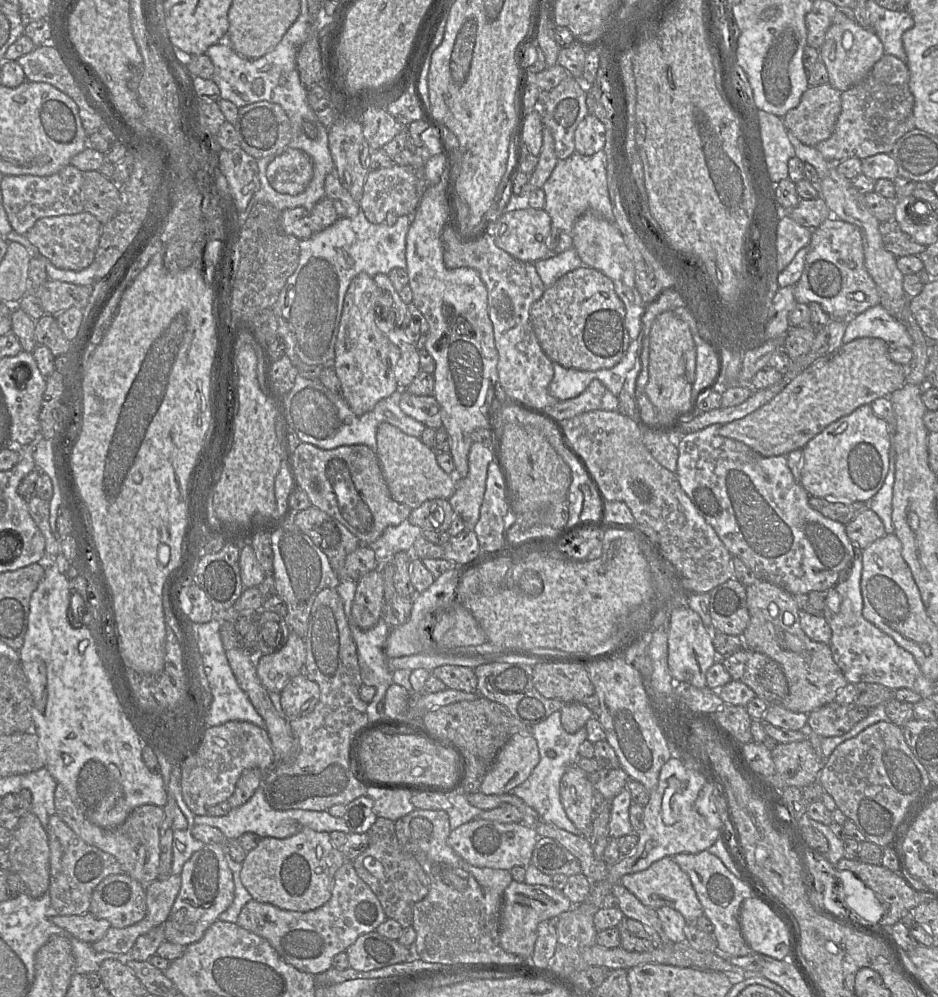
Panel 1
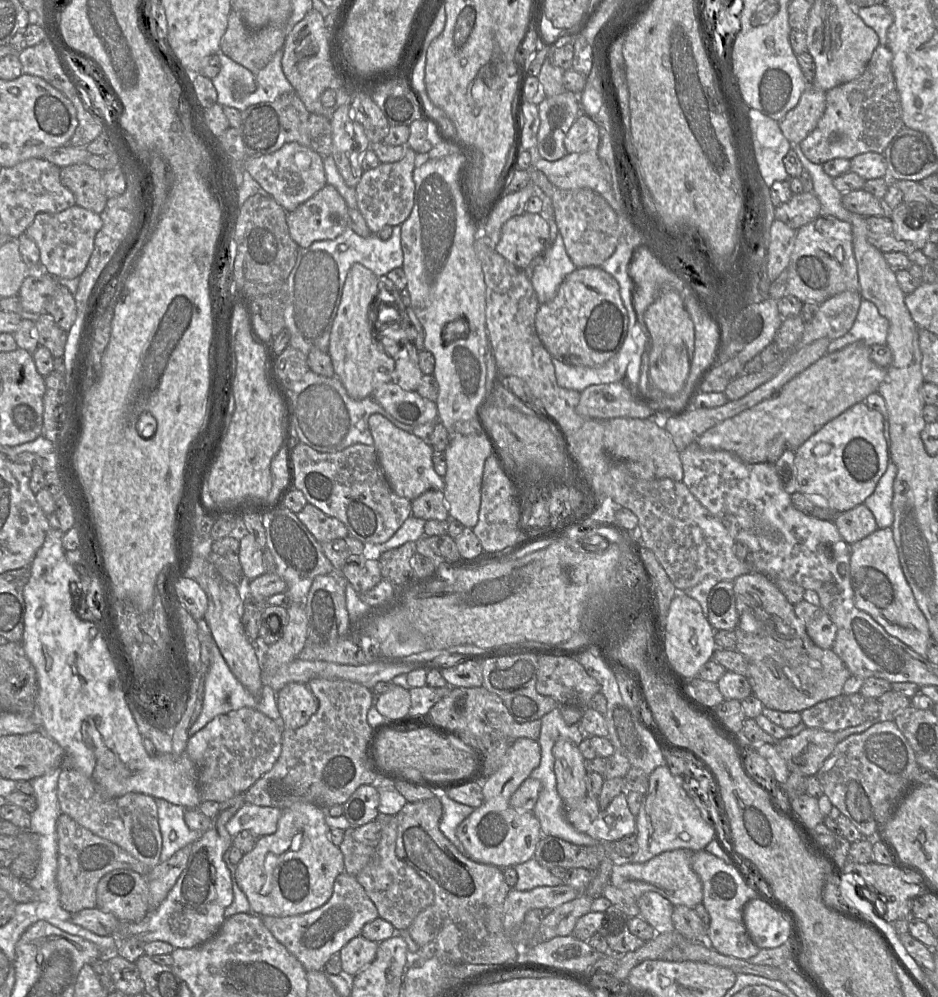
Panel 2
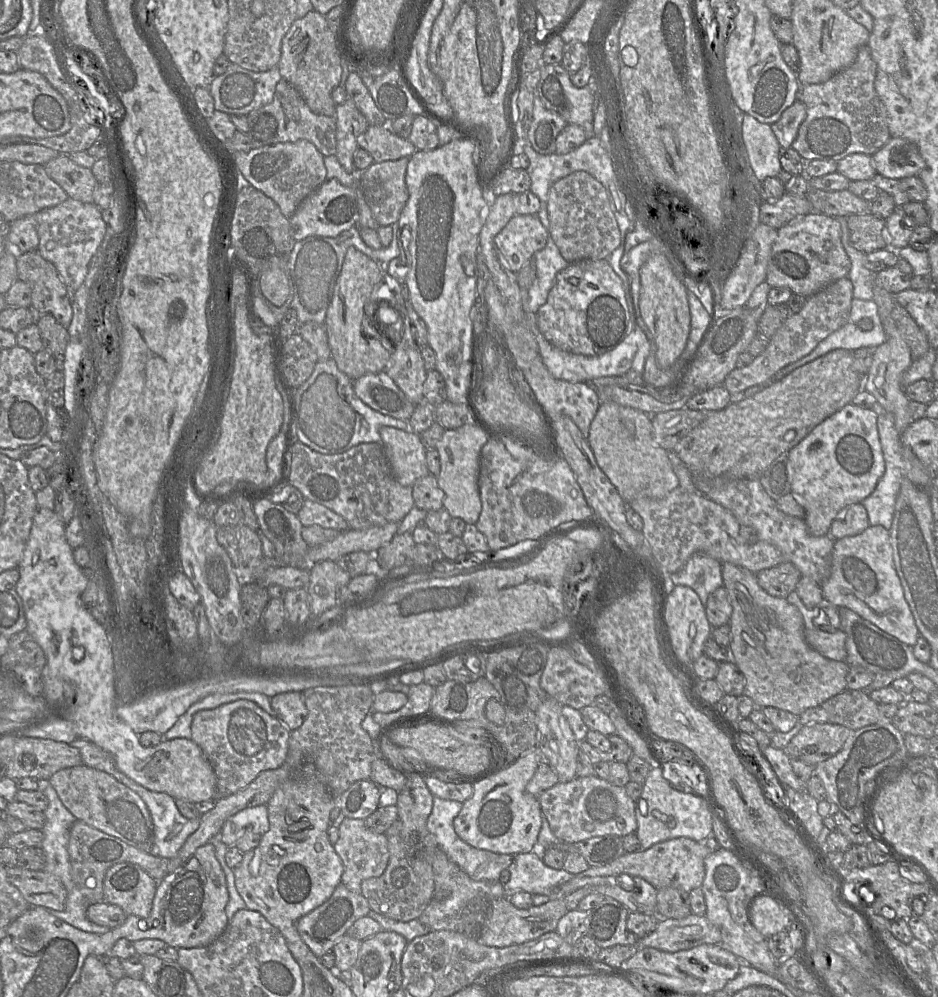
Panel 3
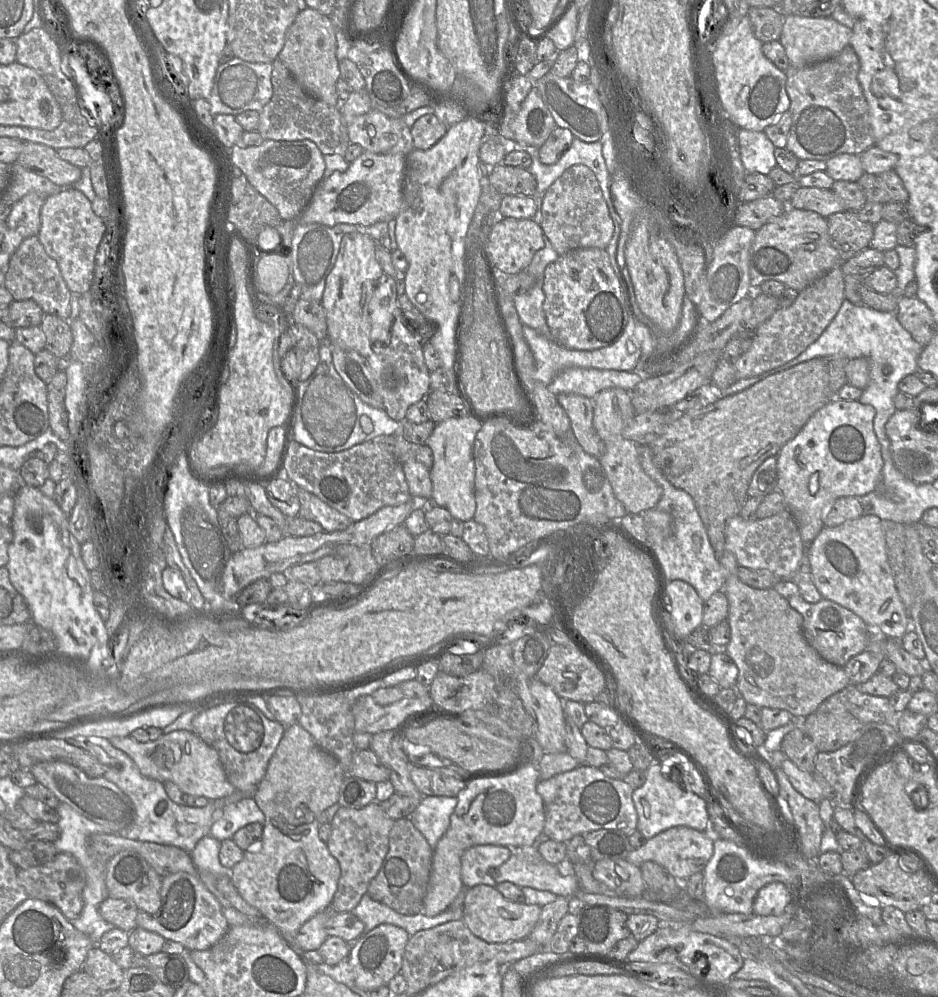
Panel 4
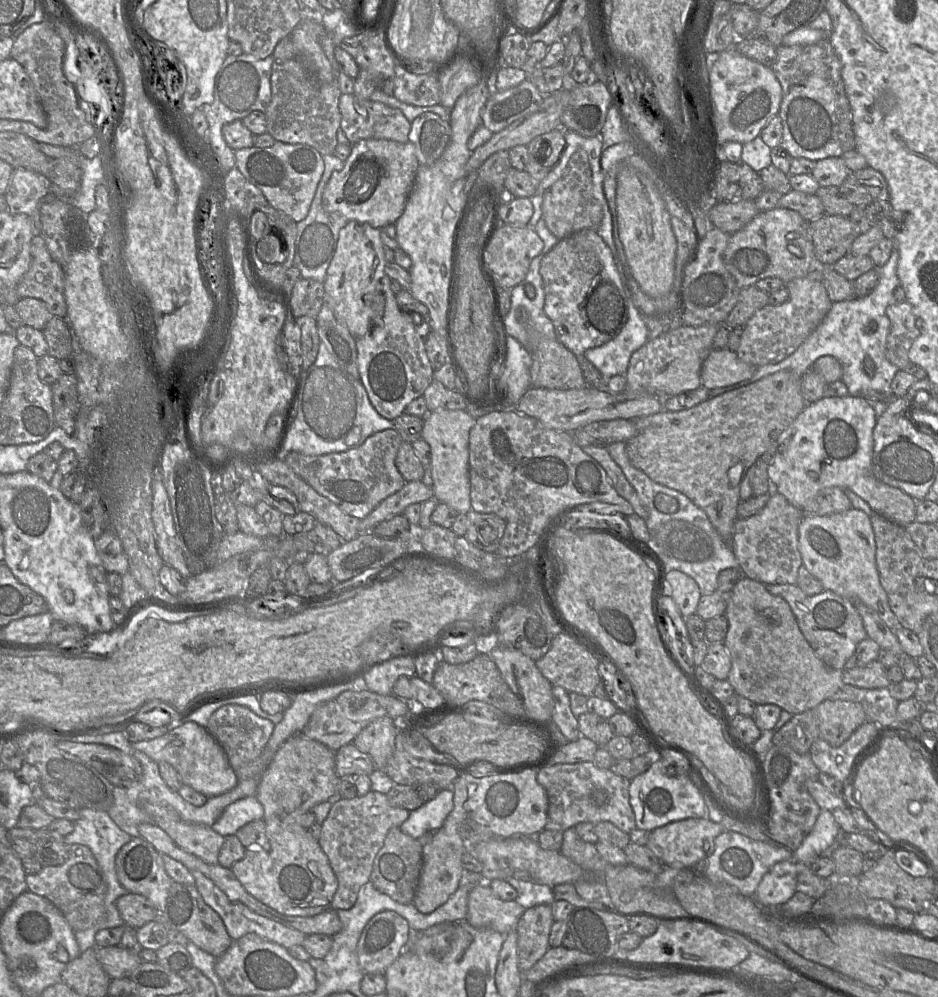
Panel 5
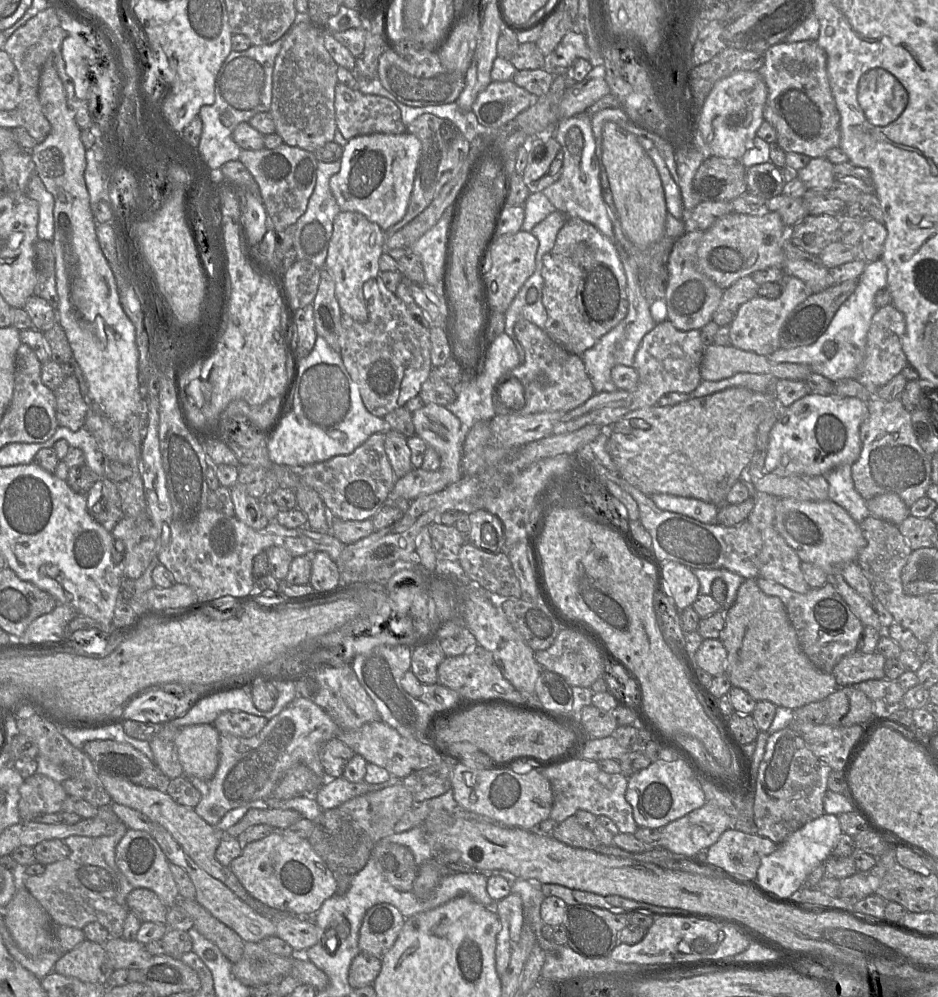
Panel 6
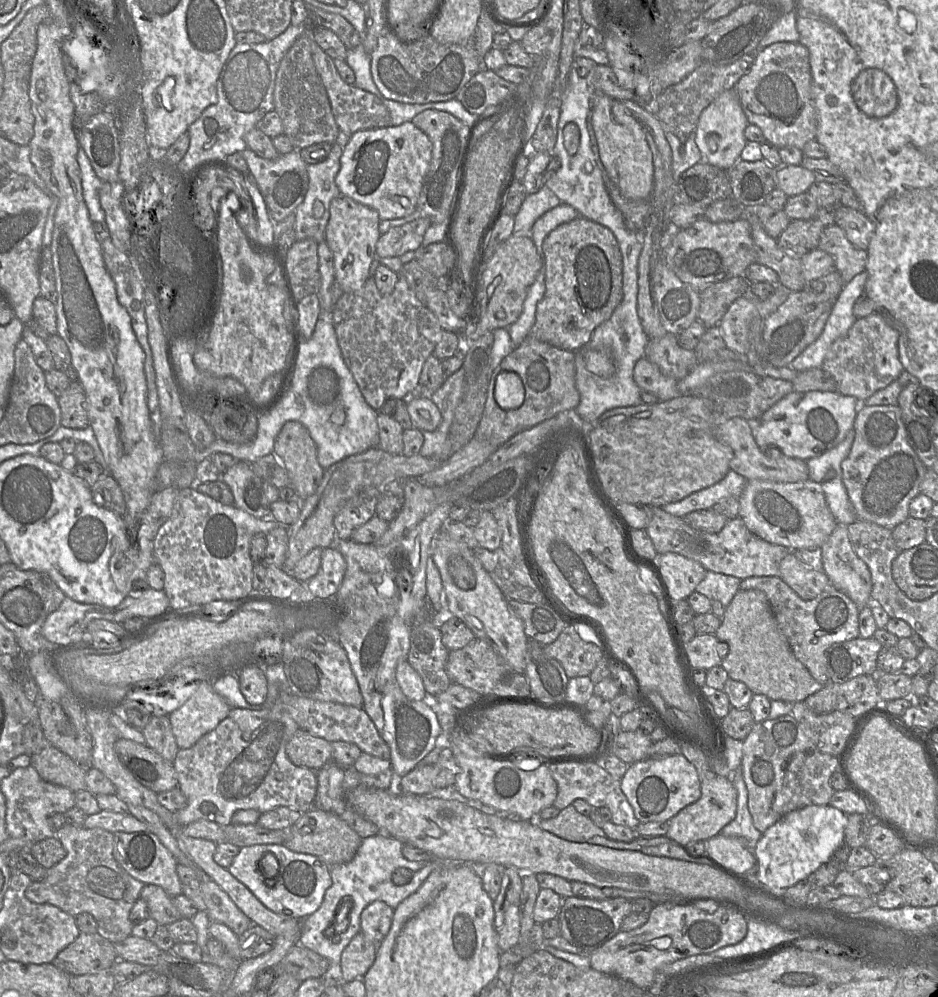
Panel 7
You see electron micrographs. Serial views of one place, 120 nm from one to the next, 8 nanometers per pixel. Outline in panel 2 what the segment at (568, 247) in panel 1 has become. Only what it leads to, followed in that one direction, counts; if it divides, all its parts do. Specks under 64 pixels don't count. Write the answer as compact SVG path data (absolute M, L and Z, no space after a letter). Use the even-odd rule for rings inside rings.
M544 218L549 226L546 257L534 268L531 277L539 304L553 299L564 278L577 269L566 252L554 218Z

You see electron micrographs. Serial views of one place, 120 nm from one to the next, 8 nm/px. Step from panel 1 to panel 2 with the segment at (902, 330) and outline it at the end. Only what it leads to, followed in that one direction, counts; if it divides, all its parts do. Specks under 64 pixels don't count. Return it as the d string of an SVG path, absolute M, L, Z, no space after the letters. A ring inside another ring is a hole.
M862 299L857 317L852 328L844 336L832 340L827 353L841 350L856 342L867 346L884 345L887 343L889 322L878 311L871 301Z

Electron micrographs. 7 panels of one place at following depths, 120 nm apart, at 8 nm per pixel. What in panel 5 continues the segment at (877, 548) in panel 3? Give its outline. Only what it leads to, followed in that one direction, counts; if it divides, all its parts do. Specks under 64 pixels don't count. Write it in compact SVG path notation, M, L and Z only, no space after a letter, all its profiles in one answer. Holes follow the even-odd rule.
M853 507L831 515L804 514L798 534L802 562L825 590L875 611L892 630L902 626L891 610L887 594L880 583L875 559L875 535L869 514Z

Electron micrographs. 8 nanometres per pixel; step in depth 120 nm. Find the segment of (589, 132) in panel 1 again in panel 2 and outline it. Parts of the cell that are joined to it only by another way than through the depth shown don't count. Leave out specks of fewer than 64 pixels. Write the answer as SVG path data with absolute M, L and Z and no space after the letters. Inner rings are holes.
M581 113L574 121L564 139L567 154L597 151L599 128L590 117Z

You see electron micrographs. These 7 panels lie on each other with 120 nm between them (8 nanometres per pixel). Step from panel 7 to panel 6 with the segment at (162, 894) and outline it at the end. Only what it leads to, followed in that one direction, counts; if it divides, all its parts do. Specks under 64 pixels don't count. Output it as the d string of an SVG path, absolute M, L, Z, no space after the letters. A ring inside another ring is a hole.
M133 889L126 898L126 905L129 912L134 913L142 923L166 923L168 908L149 889Z

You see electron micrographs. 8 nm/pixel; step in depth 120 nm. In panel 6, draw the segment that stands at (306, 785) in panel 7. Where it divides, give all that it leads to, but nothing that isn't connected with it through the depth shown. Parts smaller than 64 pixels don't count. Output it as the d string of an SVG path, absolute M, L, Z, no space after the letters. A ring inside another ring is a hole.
M296 696L278 715L269 719L255 736L241 738L220 735L219 764L214 776L210 780L187 777L201 793L195 812L216 827L229 810L270 798L283 774L293 765L303 764L319 777L326 777L320 751L326 742L337 738L340 731L340 727L321 707Z

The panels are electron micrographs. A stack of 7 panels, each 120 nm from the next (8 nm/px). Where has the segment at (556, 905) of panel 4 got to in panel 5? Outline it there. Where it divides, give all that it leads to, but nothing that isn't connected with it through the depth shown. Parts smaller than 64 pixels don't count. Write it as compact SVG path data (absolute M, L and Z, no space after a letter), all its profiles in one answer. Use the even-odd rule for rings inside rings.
M550 905L526 909L518 921L517 960L521 973L527 972L549 947L549 934L554 923Z

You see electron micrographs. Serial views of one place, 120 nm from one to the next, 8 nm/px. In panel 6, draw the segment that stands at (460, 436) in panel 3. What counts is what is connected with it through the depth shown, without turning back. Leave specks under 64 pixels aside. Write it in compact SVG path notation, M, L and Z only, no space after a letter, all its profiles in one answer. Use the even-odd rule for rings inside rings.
M425 404L411 412L415 434L432 447L440 457L440 471L447 486L461 480L463 445L460 420L445 406Z

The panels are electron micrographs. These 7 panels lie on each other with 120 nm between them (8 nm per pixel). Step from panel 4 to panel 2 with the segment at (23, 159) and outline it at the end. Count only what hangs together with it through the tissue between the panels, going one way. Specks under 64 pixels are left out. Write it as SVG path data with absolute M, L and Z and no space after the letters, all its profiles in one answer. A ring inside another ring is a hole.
M88 164L61 168L60 180L74 195L76 205L101 214L108 201L104 193L102 172Z

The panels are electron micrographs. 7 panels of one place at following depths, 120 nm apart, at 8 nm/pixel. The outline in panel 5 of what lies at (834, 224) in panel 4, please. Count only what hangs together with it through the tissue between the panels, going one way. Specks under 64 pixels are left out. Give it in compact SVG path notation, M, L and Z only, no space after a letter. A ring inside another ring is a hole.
M823 215L809 222L809 230L814 246L815 257L823 265L834 265L850 253L855 239L860 235L856 225L847 216Z

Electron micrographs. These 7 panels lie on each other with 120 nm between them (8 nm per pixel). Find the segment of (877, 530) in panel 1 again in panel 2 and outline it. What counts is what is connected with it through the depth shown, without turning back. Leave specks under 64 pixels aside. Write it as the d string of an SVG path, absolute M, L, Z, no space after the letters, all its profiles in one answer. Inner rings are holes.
M865 503L840 513L834 523L844 540L852 545L878 529L875 517Z

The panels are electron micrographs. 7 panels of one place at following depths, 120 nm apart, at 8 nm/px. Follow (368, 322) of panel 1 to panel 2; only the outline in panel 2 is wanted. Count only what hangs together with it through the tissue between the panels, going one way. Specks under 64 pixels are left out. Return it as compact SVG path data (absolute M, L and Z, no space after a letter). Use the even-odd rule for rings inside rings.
M353 264L347 274L341 301L331 329L328 353L335 375L348 395L355 400L371 397L379 386L391 382L395 368L394 359L380 344L376 321L379 307L384 311L386 318L391 319L394 311L384 301L374 302L377 292L378 277L362 264Z

